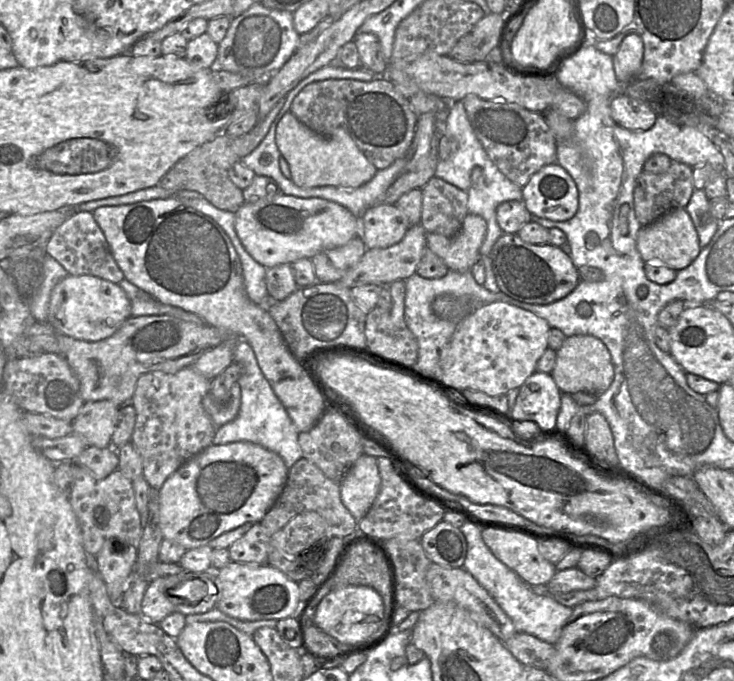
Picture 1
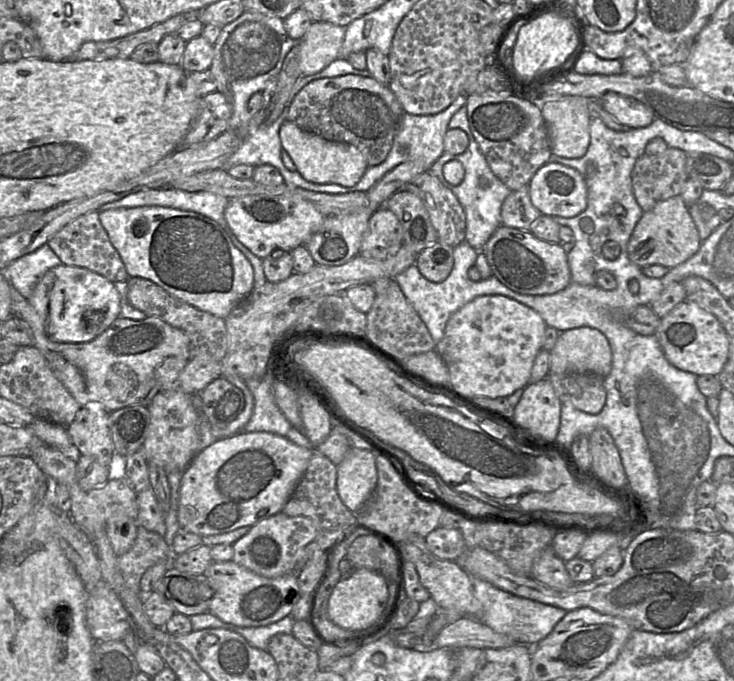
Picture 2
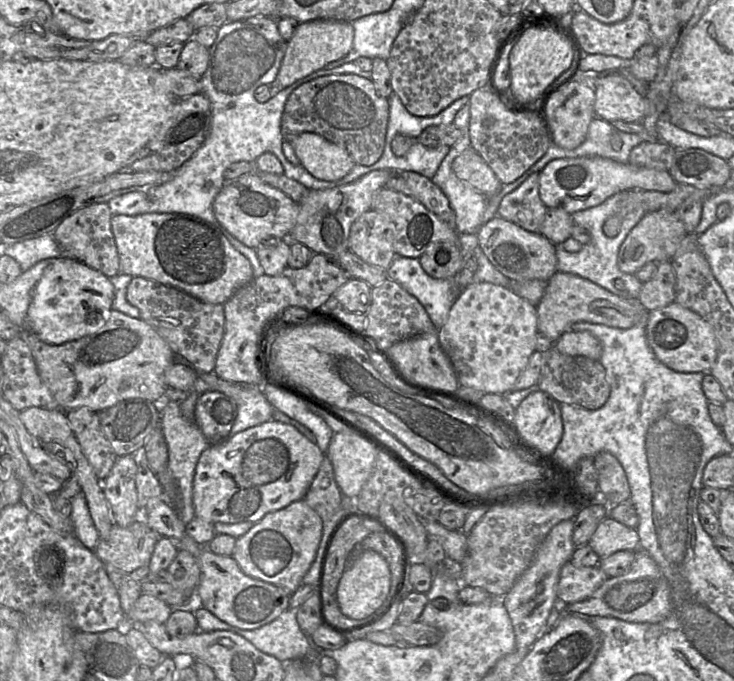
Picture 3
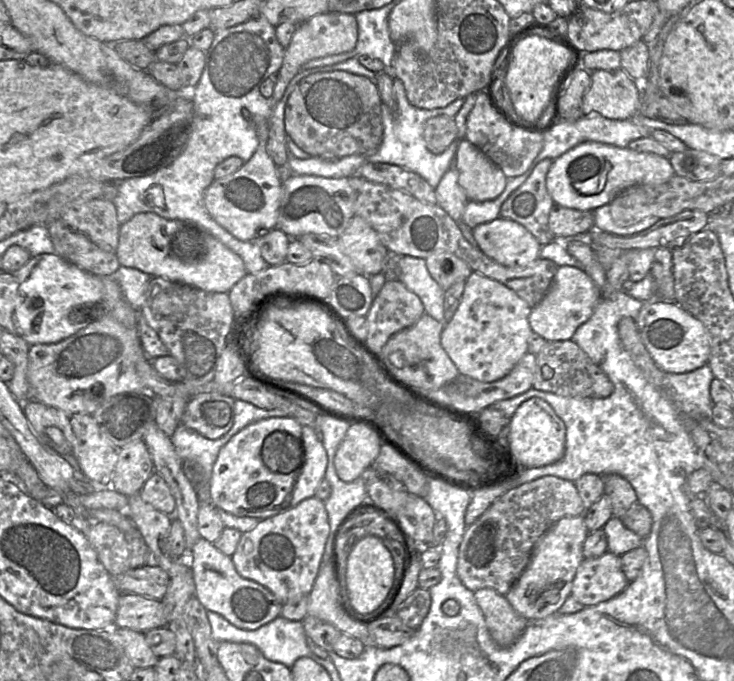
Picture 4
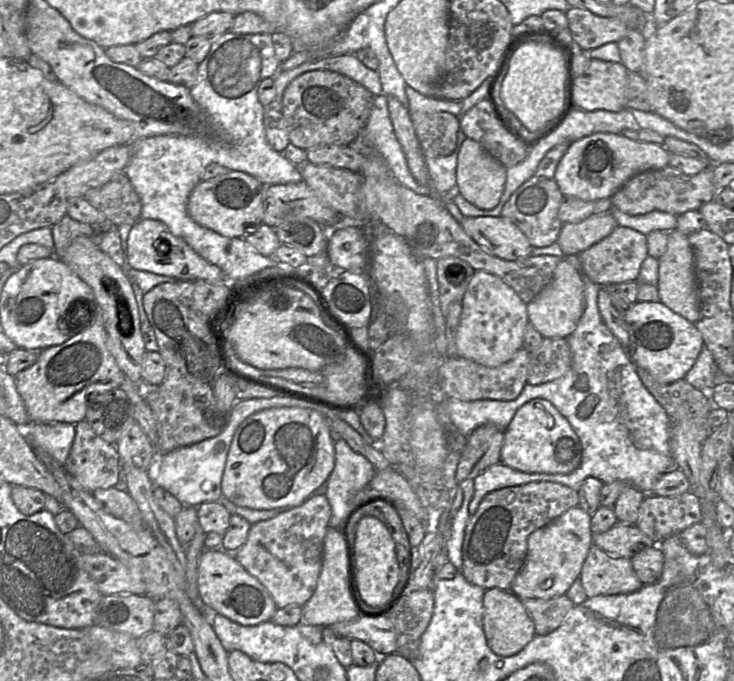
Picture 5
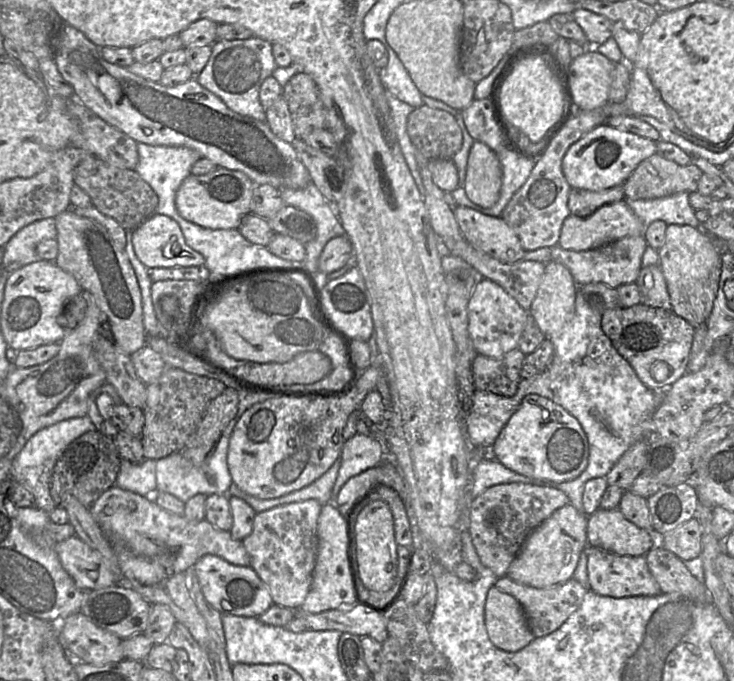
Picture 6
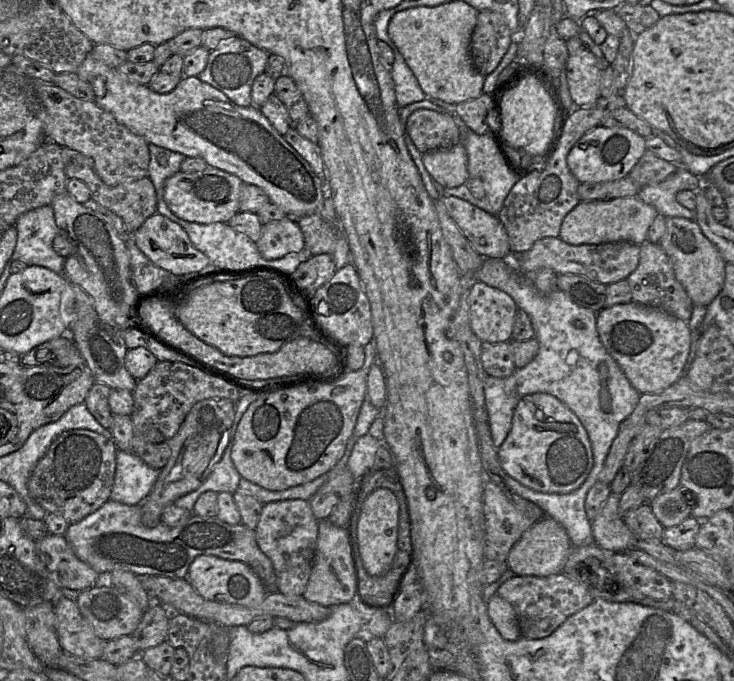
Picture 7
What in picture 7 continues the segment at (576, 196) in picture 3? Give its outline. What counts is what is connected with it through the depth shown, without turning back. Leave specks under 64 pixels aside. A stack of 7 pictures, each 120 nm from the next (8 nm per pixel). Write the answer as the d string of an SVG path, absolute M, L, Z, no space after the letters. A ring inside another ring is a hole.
M598 125L575 143L566 162L579 183L607 182L625 177L645 151L645 139L632 130Z

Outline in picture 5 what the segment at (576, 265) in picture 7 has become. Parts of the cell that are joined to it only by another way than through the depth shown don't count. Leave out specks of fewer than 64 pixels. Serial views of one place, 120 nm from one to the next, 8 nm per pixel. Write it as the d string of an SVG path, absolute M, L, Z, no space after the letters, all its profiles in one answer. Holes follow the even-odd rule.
M617 226L608 236L578 254L586 275L601 287L635 281L639 276L641 264L647 256L646 235L622 226Z

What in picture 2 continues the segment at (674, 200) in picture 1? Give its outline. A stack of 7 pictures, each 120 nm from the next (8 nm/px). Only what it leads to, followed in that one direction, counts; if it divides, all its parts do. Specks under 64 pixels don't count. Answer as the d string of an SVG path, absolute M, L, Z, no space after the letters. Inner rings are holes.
M668 147L658 155L640 156L632 170L632 190L643 212L657 203L680 196L688 179L687 154Z

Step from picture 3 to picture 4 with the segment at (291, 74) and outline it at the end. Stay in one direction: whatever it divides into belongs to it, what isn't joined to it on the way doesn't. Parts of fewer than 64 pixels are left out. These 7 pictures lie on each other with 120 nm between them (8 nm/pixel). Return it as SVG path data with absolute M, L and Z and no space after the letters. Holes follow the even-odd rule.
M346 13L318 14L297 25L284 59L276 75L276 85L272 98L279 101L292 78L297 75L308 61L338 55L353 50L358 40L358 26L354 15Z

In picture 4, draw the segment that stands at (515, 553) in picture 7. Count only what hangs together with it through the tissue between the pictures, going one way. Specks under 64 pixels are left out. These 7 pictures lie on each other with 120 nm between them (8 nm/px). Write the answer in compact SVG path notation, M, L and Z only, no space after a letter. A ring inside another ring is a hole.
M583 516L563 517L535 543L530 561L505 595L513 609L528 621L538 621L553 614L571 595L572 582L583 557L583 544L589 531Z

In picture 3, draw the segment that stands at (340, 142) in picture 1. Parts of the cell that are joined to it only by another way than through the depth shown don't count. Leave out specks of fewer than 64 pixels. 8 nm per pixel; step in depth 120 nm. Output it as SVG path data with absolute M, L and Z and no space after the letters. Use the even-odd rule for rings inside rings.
M304 132L291 137L299 161L313 177L337 181L346 176L356 164L348 152L315 133Z

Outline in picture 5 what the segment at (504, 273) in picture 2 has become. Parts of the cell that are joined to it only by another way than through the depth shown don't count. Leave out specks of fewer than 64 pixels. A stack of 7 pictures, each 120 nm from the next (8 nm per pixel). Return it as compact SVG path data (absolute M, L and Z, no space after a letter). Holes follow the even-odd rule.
M465 217L461 222L465 233L490 254L507 261L515 261L531 255L533 247L524 233L510 220L497 217Z

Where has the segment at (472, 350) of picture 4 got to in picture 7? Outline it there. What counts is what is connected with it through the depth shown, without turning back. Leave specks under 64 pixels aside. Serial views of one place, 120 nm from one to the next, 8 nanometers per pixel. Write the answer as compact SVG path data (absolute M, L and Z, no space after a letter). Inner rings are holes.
M476 282L470 288L468 304L471 328L482 342L509 342L512 339L515 314L519 308L508 294L484 282Z

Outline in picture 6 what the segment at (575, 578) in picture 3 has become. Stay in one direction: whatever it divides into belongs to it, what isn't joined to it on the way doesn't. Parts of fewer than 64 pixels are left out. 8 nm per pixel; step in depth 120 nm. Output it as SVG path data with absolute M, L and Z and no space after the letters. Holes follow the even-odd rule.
M586 547L589 590L603 596L623 598L630 596L656 596L660 587L651 574L645 556L621 556L596 548Z

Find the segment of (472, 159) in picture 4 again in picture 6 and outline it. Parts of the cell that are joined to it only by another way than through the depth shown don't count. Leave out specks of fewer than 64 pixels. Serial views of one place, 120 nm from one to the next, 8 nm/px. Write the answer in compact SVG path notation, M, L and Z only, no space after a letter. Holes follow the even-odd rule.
M474 141L468 155L463 188L470 201L483 208L493 206L502 185L501 165L487 145Z

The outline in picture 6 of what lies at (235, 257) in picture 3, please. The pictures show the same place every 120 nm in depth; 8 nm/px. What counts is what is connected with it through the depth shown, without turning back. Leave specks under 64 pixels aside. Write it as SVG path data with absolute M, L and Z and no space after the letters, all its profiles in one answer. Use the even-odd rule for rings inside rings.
M153 214L132 231L132 245L141 263L150 268L204 266L205 259L190 248L175 220L162 214Z

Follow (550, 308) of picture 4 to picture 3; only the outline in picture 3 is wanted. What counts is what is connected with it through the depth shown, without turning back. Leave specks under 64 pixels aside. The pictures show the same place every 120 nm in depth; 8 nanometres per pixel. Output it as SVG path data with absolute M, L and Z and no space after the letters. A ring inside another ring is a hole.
M557 271L548 281L545 293L537 305L537 329L555 343L562 334L571 331L571 326L577 322L602 324L608 327L629 329L639 322L639 313L630 303L630 299L616 296L599 285L580 276Z

